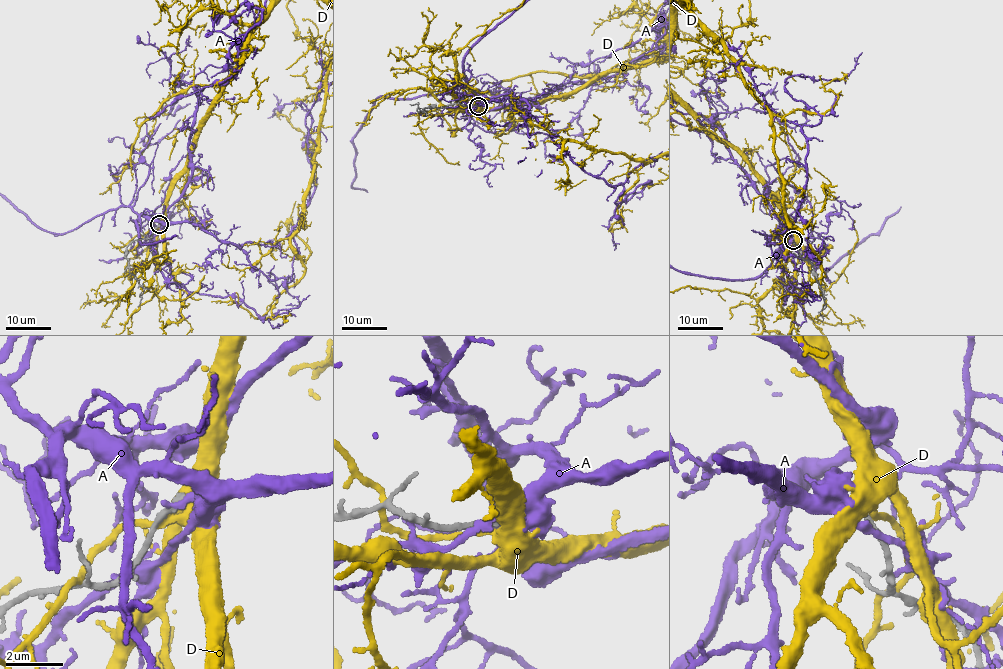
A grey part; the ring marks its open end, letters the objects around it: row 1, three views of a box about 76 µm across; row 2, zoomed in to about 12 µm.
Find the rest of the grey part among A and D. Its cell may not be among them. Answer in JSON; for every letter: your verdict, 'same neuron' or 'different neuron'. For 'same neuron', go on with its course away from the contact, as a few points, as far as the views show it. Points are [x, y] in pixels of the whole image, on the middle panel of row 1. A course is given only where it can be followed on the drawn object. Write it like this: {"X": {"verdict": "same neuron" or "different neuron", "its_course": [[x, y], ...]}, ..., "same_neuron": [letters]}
{"A": {"verdict": "different neuron"}, "D": {"verdict": "different neuron"}, "same_neuron": []}

